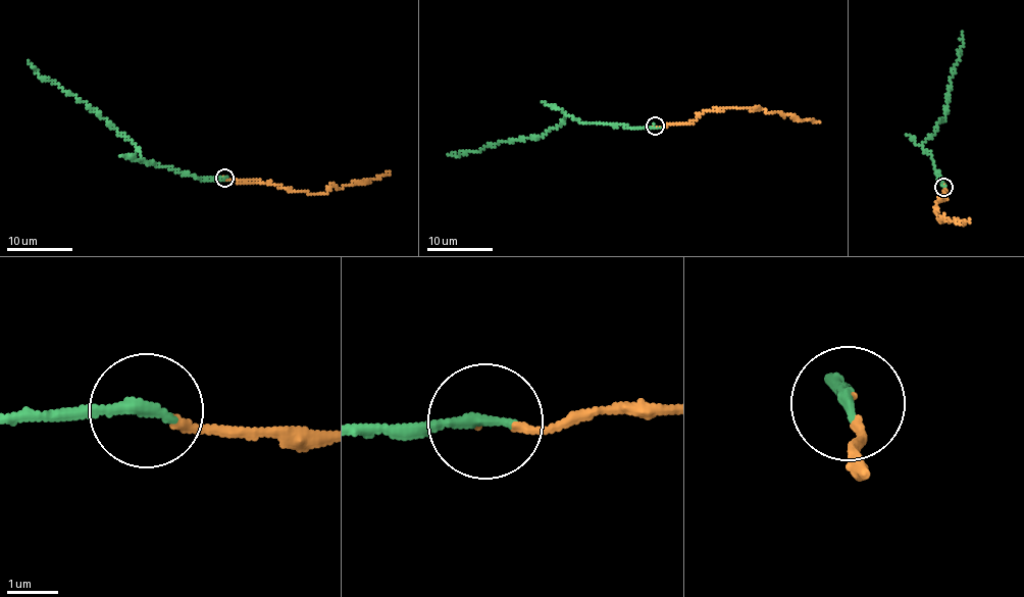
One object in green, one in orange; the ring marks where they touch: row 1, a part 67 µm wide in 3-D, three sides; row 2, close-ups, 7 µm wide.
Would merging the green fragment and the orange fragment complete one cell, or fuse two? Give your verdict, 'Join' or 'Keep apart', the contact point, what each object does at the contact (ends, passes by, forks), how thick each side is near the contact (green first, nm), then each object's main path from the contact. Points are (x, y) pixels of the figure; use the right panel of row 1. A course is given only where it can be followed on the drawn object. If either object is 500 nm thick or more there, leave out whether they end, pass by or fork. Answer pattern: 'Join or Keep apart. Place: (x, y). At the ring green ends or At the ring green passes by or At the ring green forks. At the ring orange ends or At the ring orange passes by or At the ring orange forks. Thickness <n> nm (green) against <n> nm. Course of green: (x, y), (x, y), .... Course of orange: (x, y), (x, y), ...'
Join. Place: (943, 187). At the ring green ends. At the ring orange ends. Thickness 260 nm (green) against 80 nm. Course of green: (943, 186), (936, 175), (931, 155), (922, 146), (944, 116), (949, 80), (959, 61), (963, 32). Course of orange: (943, 186), (948, 196), (937, 205), (937, 219), (945, 217), (961, 224), (971, 220)

